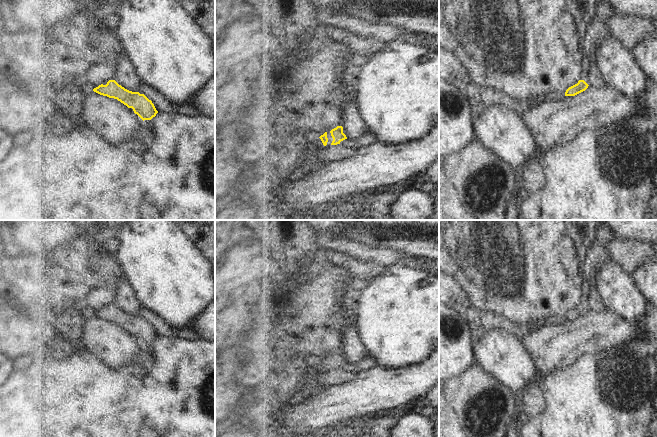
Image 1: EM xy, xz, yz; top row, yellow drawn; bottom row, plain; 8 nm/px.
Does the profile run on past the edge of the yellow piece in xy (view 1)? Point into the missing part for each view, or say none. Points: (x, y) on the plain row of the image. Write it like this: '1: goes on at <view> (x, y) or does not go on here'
1: does not go on here

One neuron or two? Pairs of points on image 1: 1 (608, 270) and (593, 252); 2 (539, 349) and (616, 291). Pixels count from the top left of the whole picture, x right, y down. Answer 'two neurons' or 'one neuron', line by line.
1: two neurons
2: two neurons

